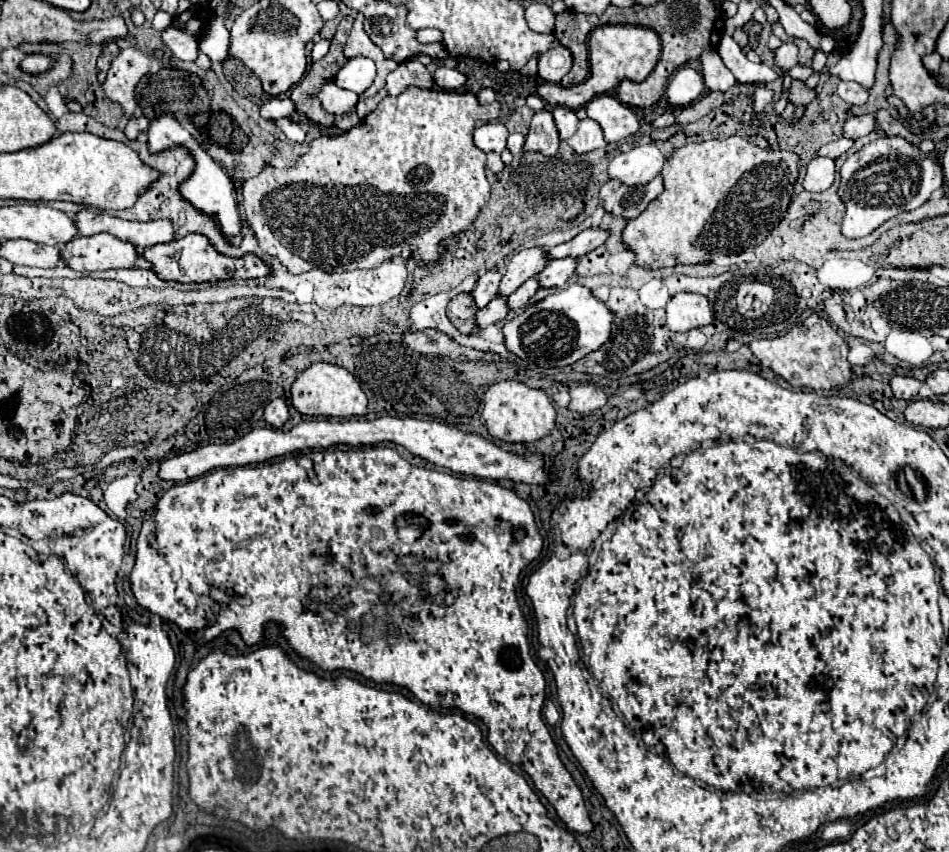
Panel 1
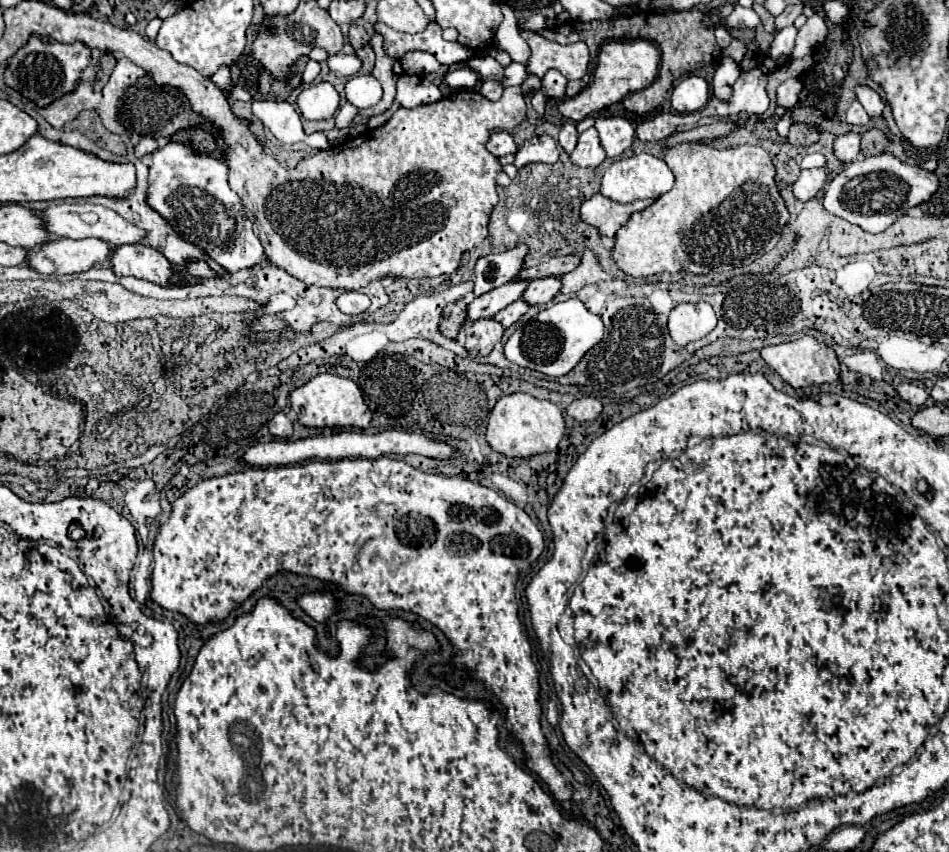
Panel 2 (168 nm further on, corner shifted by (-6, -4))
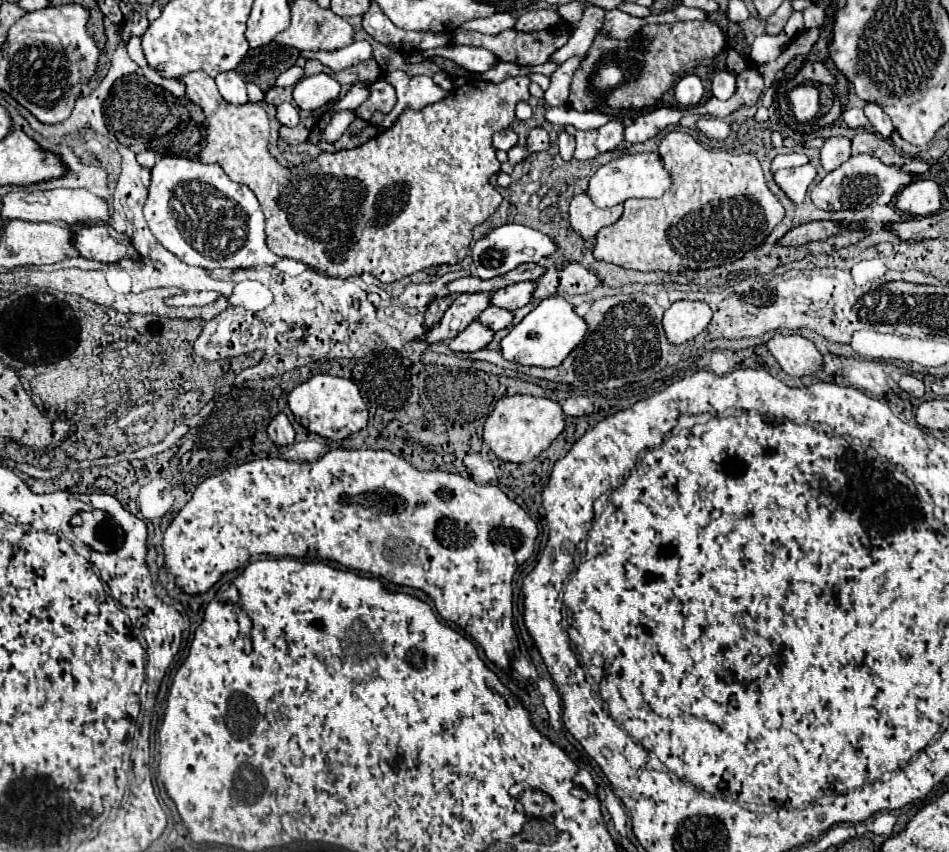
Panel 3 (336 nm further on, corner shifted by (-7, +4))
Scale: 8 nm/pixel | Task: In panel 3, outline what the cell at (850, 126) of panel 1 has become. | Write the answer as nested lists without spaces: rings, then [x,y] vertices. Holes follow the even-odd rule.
[[[844,136],[828,138],[826,144],[820,150],[820,164],[826,172],[836,170],[840,164],[844,164],[850,158],[850,140]]]

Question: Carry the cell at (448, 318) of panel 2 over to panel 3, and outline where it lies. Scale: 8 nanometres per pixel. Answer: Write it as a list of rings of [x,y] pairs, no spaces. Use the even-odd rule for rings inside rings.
[[[436,298],[436,300],[432,300],[432,302],[430,302],[430,306],[428,306],[428,310],[426,310],[424,324],[426,324],[428,328],[436,326],[436,324],[440,322],[440,318],[442,318],[444,310],[446,310],[450,304],[452,304],[452,300],[450,300],[450,298]]]

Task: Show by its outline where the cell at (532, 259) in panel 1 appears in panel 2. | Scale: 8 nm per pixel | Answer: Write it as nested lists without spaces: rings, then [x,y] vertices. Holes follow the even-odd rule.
[[[511,280],[509,284],[503,284],[495,288],[493,292],[487,292],[479,298],[475,298],[467,308],[467,320],[479,320],[479,318],[493,318],[499,310],[509,306],[511,302],[521,298],[521,292],[529,286],[529,280]]]

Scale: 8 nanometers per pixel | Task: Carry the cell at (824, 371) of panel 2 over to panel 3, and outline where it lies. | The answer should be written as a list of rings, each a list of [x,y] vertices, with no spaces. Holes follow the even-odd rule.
[[[776,334],[766,342],[766,346],[782,370],[792,378],[812,374],[822,366],[822,354],[810,340],[798,334]]]

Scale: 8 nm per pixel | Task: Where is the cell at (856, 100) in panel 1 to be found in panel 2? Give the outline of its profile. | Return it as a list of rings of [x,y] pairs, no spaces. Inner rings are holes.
[[[853,100],[851,108],[849,108],[847,114],[845,114],[845,120],[847,120],[849,124],[867,124],[867,122],[869,122],[869,116],[867,116],[867,112],[863,110],[863,106],[861,106],[859,100]]]

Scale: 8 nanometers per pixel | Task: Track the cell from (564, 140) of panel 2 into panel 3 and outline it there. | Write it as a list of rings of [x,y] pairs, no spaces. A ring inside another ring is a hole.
[[[562,132],[560,138],[558,138],[558,148],[560,148],[560,156],[564,160],[570,160],[572,154],[574,154],[574,136]]]

